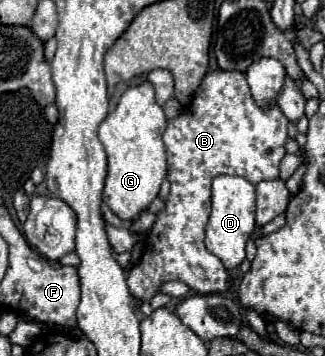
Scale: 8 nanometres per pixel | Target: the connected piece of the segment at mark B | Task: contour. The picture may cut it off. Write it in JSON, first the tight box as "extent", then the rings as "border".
{"extent":[128,71,288,303],"border":[[[214,71],[208,73],[198,87],[190,107],[182,111],[176,119],[168,121],[164,131],[164,143],[168,149],[168,179],[170,179],[170,195],[166,201],[166,209],[158,213],[154,227],[148,233],[148,245],[144,251],[144,259],[138,261],[128,271],[128,287],[136,303],[150,301],[162,283],[168,281],[184,281],[196,293],[222,293],[232,287],[232,277],[222,261],[212,255],[204,245],[204,227],[210,215],[210,185],[216,175],[240,175],[250,183],[258,185],[260,181],[278,179],[280,161],[286,155],[286,139],[288,139],[288,119],[282,115],[278,105],[272,109],[260,109],[250,91],[246,77],[236,71]]]}

